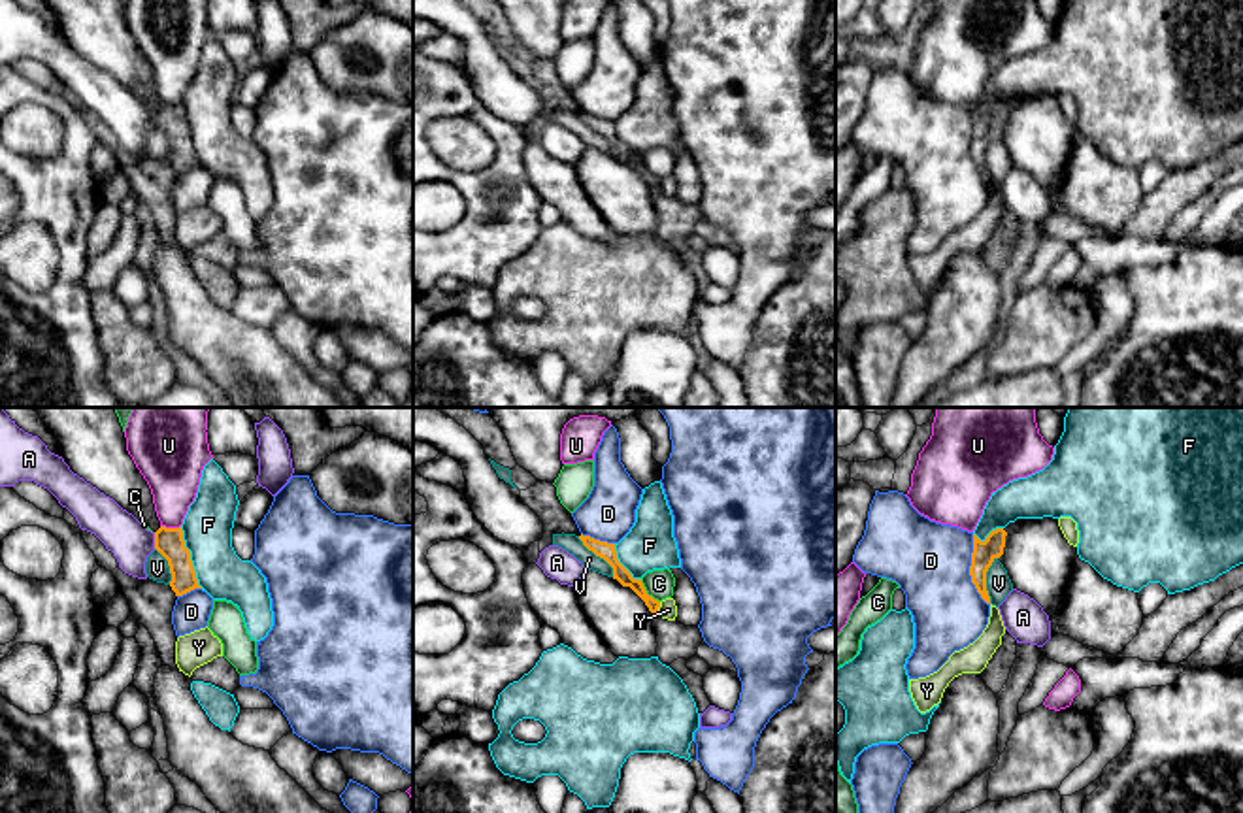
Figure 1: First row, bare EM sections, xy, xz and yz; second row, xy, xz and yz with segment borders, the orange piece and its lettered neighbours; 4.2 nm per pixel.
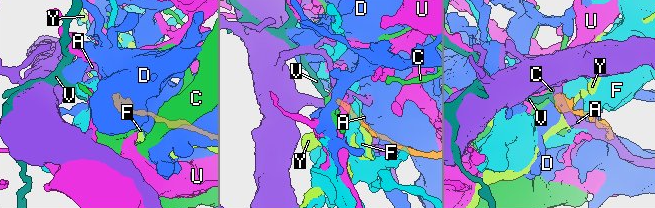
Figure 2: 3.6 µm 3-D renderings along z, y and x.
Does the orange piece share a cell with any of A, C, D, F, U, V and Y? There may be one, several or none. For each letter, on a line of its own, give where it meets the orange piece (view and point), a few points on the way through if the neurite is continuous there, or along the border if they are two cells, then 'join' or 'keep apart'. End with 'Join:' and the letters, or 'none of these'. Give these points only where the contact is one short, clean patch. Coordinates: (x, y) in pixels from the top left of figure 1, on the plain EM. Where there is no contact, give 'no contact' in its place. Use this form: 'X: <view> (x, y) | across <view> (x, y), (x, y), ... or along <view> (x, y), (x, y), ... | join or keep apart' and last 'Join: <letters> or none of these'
A: xy (155, 117) | keep apart
C: xz (646, 170) | keep apart
D: yz (970, 148) | keep apart
F: xy (189, 134) | along xy (180, 104), (195, 155), (202, 165) | keep apart
U: xy (170, 106) | keep apart
V: yz (985, 157) | join
Y: xz (659, 183) | along xz (661, 180), (655, 189) | keep apart
Join: V

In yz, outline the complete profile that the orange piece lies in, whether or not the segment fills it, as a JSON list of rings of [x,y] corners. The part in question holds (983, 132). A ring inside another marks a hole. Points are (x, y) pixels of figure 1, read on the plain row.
[[[1003,106],[992,108],[985,119],[973,111],[973,130],[970,153],[977,170],[986,181],[1000,183],[1013,168],[1007,147],[998,138],[1003,132],[1007,109]]]

